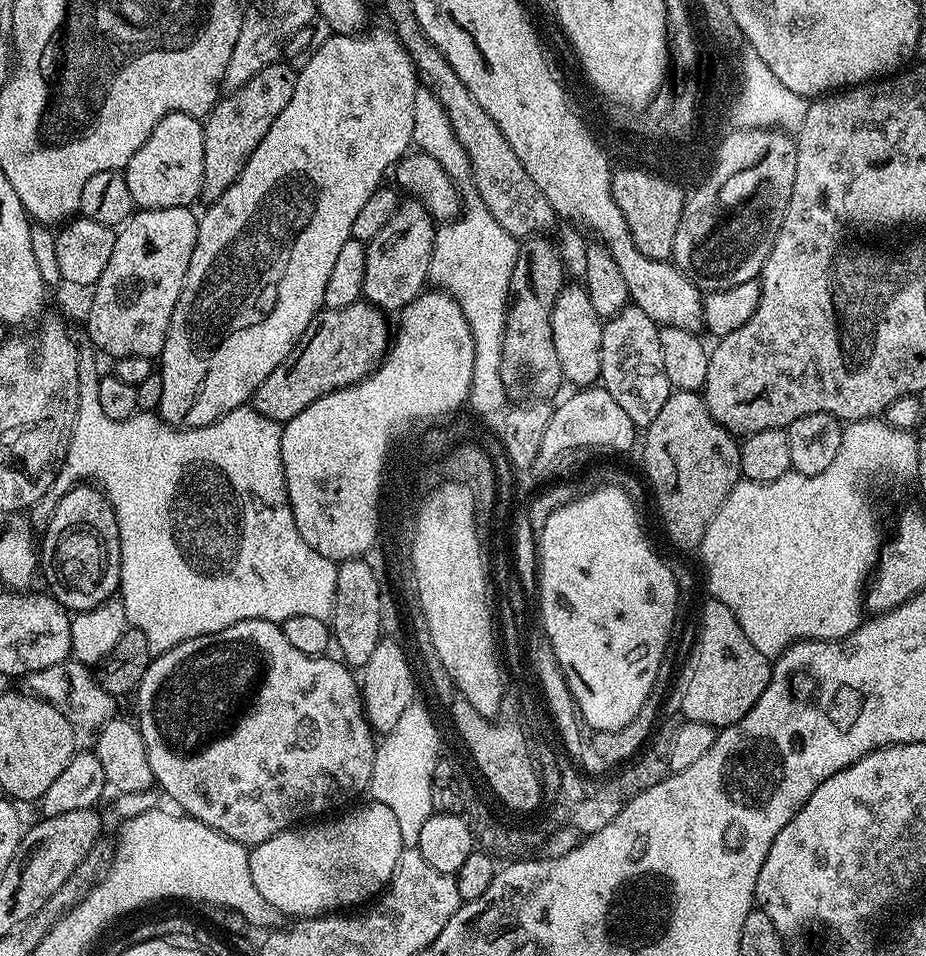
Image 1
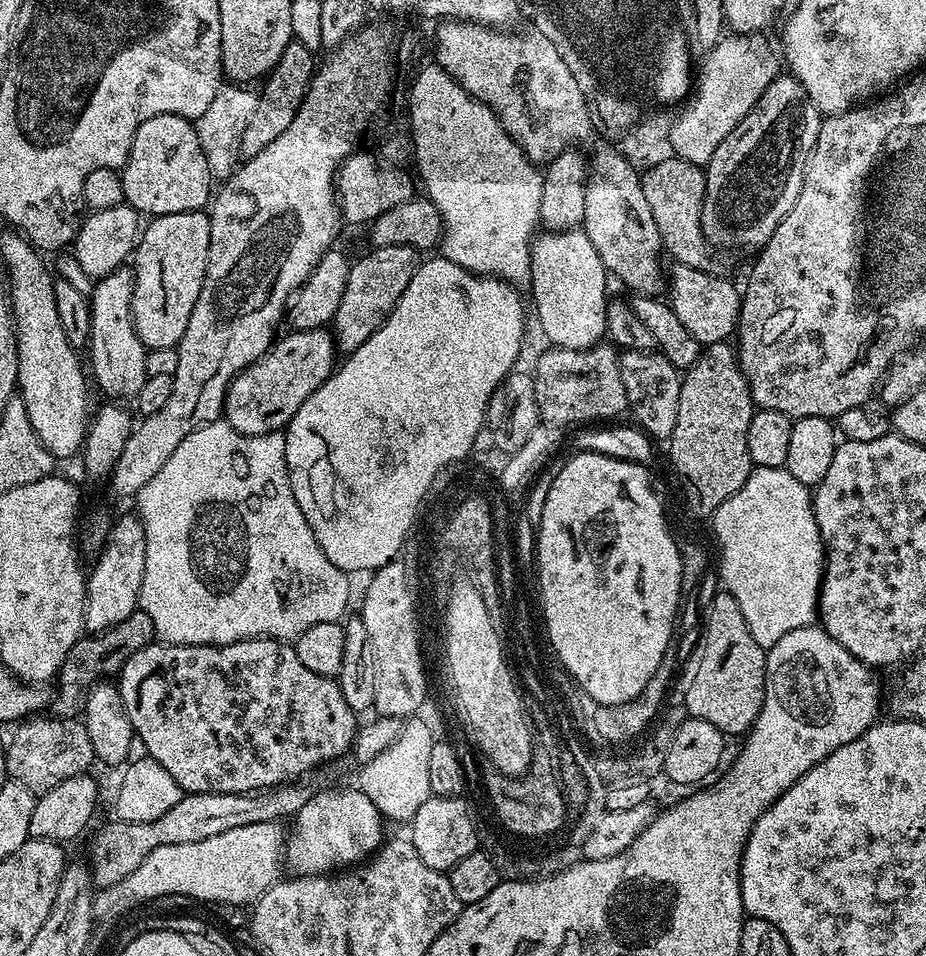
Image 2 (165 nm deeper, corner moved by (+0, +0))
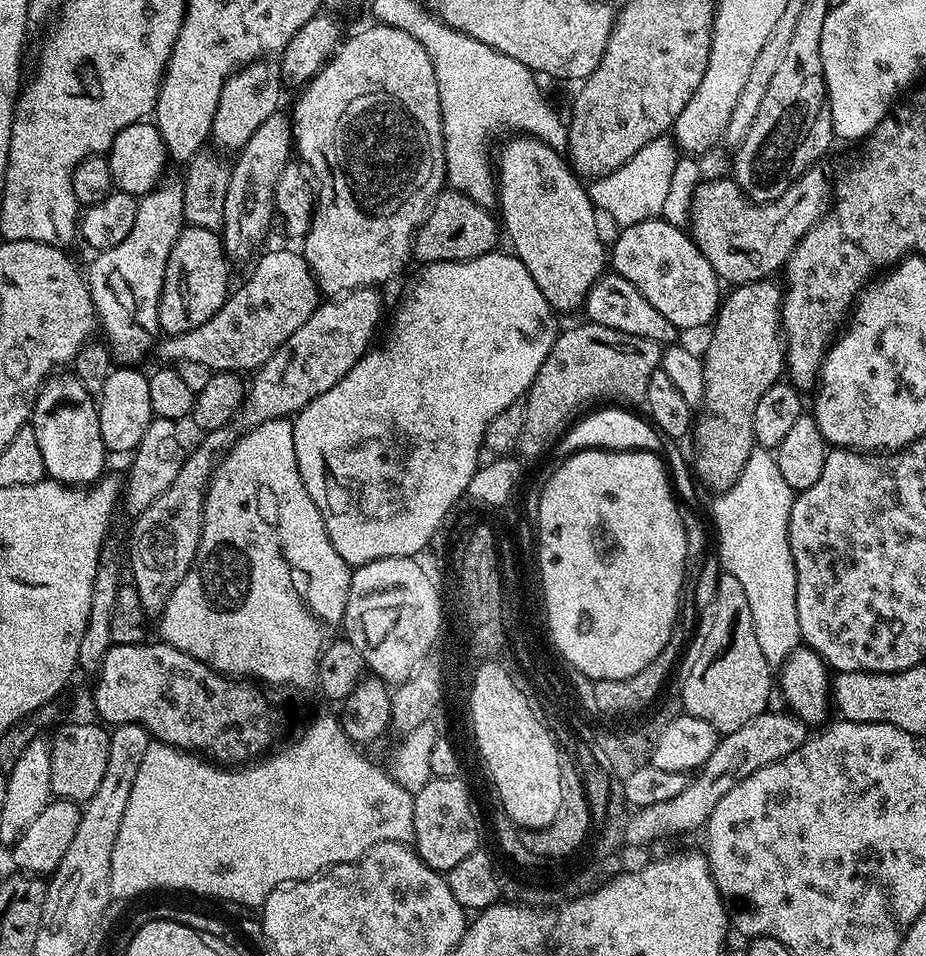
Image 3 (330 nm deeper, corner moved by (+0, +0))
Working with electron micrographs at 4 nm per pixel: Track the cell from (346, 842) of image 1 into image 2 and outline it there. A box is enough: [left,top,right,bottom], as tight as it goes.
[283,786,385,876]

